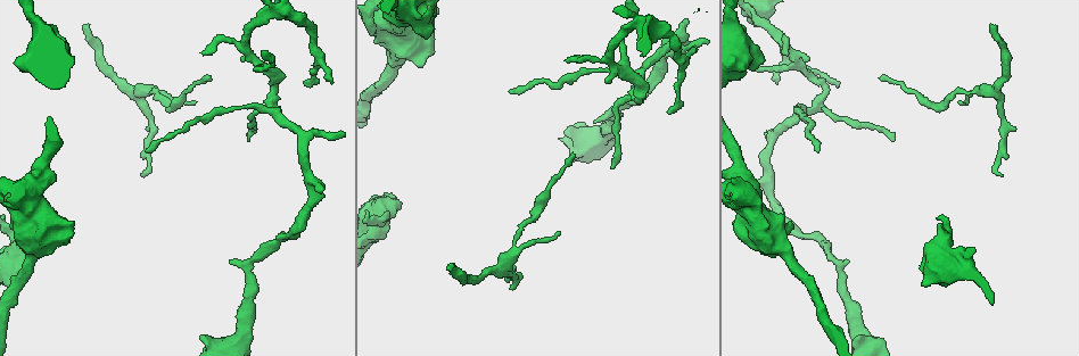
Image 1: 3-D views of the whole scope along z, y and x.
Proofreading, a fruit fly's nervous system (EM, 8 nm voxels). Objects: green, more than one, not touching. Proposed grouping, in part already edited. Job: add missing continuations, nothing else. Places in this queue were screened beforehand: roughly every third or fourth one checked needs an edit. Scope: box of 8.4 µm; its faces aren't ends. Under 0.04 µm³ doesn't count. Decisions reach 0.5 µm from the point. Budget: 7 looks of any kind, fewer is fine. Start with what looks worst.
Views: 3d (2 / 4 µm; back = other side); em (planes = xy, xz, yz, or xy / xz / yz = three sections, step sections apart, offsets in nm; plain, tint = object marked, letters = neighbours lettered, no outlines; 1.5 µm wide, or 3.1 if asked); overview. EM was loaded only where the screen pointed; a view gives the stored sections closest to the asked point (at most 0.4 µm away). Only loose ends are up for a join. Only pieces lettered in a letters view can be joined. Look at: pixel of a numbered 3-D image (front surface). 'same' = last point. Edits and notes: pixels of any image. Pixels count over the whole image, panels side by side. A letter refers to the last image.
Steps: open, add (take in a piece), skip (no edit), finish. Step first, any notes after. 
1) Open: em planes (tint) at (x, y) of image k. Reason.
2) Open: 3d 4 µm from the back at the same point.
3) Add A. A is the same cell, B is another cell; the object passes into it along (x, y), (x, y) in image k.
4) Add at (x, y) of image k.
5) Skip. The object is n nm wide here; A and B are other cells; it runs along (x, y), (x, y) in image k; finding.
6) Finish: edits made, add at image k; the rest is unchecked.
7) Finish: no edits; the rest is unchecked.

Open: 3d 2 µm at (448, 267) of image 1. Free end.

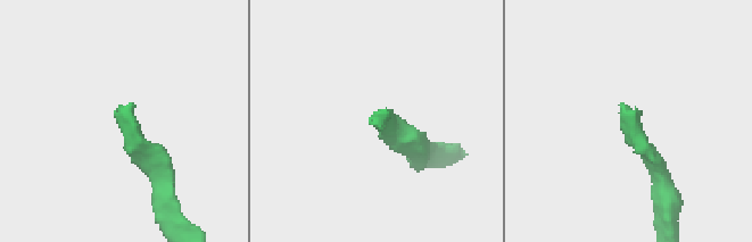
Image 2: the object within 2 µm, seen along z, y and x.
Open: em planes (letters) at (377, 116) of image 2. Shape alone is not enough.

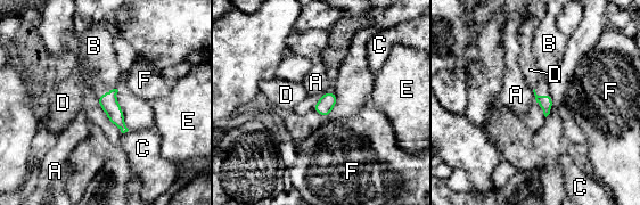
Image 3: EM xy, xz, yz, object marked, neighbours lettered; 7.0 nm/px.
Add B. B is the same cell, A, C, D, E and F are other cells; the object passes into it along (108, 103), (108, 91), (100, 57) in image 3; it goes on there.

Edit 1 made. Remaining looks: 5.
Open: 3d 4 µm at (559, 234) of image 1. An open end.

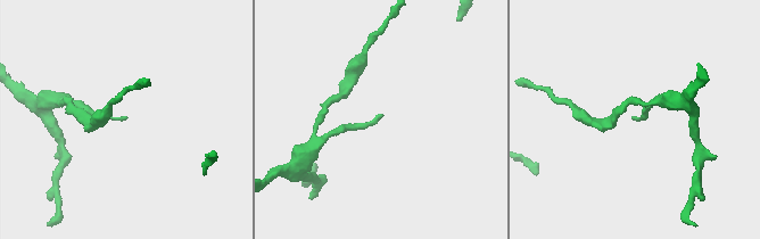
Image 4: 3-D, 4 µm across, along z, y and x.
Open: em planes (plain) at (126, 117) of image 4.

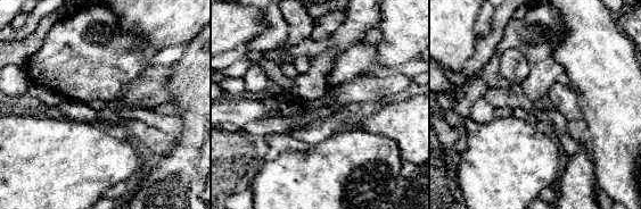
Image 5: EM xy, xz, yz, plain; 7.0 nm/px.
Open: em planes (letters) at the same point.

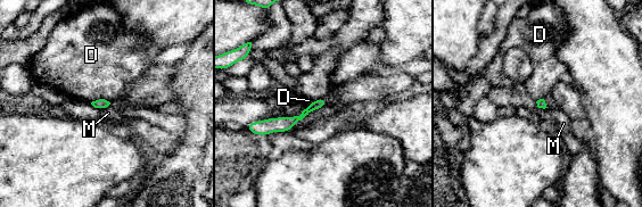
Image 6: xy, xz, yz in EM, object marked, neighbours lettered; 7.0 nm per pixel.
Skip. D and M are other cells; a border runs along (109, 104), (99, 110) in image 6; no lettered piece goes on from it.

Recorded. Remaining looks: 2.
Open: 3d 4 µm at (202, 52) of image 1. Thin end.

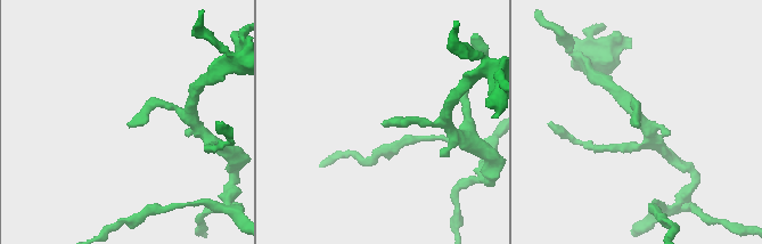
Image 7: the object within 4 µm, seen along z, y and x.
Open: em planes (letters) at (637, 122) of image 7.

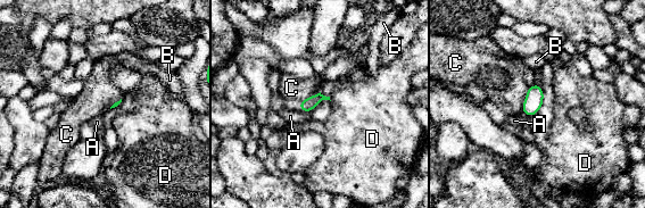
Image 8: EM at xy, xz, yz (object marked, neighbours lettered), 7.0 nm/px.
Skip. The longest contact is with C, 120 nm; A, B, C and D are other cells; none of them fits.

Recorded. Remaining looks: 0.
Finish: edits made, add at image 3; the rest is unchecked.

